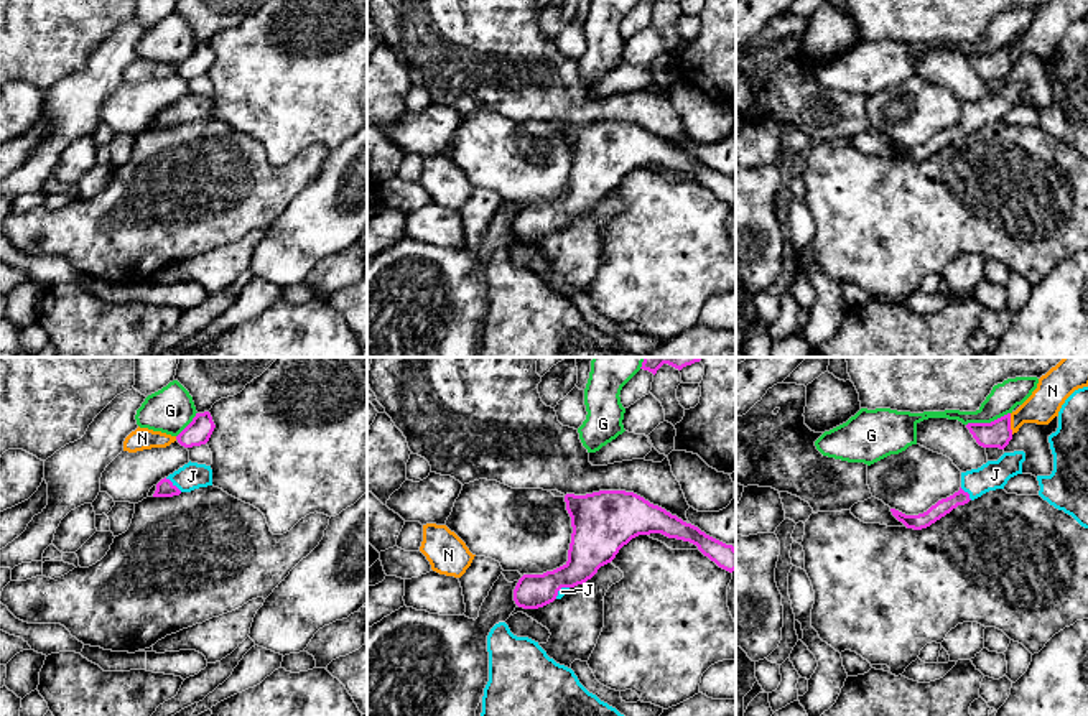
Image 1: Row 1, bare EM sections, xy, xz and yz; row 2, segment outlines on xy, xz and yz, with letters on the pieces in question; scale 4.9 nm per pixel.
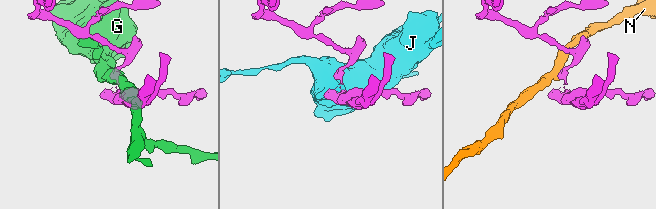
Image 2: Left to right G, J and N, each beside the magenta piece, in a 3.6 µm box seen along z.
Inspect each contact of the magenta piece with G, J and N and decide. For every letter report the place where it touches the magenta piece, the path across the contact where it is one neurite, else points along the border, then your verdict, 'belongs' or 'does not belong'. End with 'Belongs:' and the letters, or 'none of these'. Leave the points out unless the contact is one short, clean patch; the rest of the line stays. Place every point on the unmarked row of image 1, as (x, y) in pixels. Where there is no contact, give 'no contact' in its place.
G: meets magenta in yz at (988, 55); does not belong
J: meets magenta in xy at (172, 114); runs through xy (165, 119), (172, 114), (191, 107); belongs
N: meets magenta in yz at (1009, 55); border along yz (1009, 45), (1013, 65); does not belong
Belongs: J

